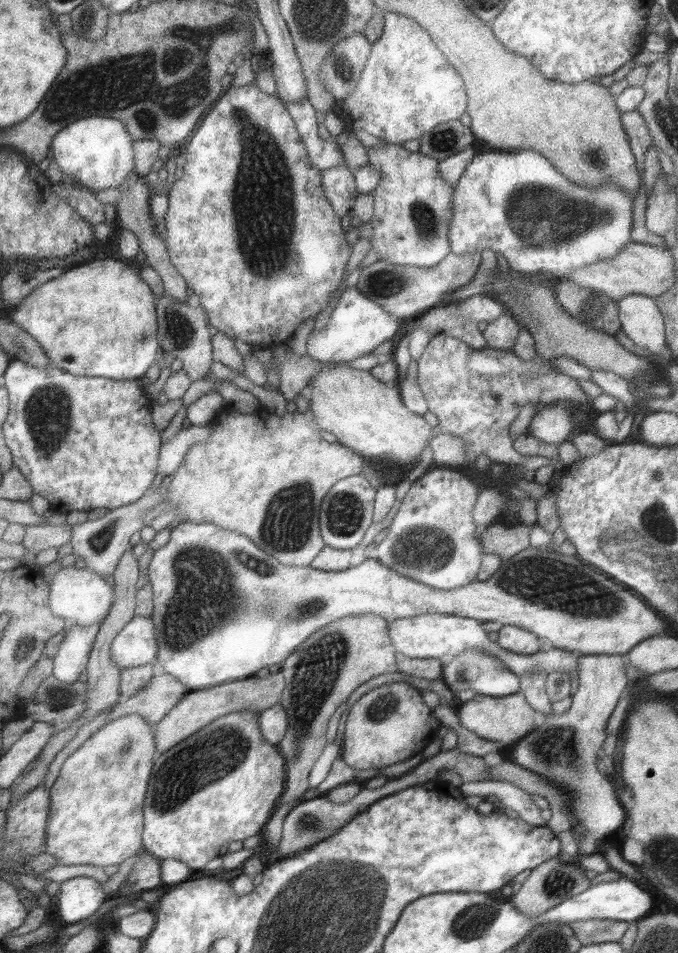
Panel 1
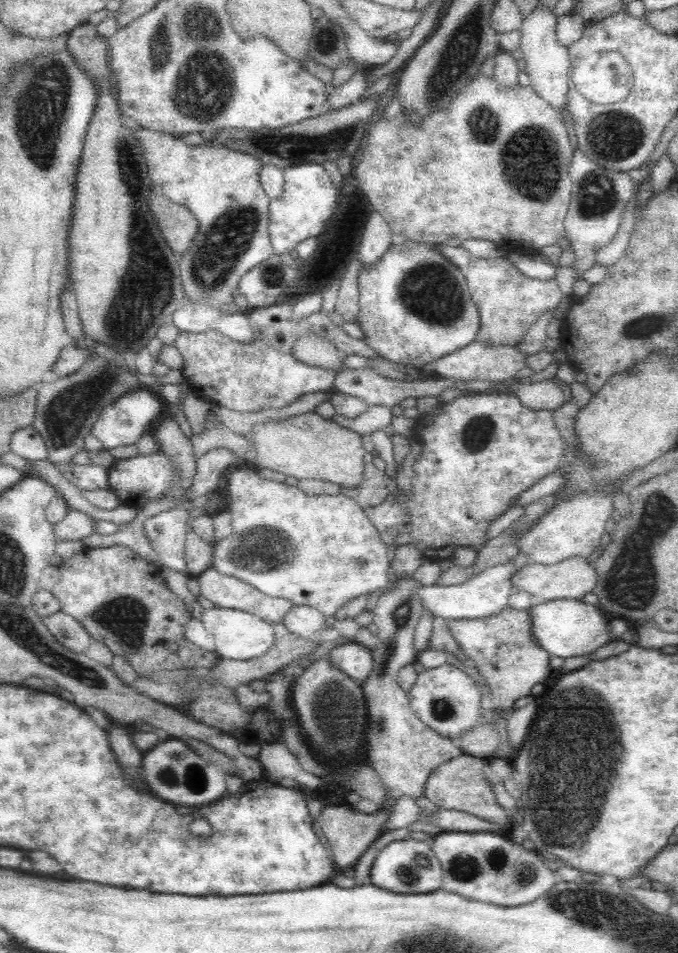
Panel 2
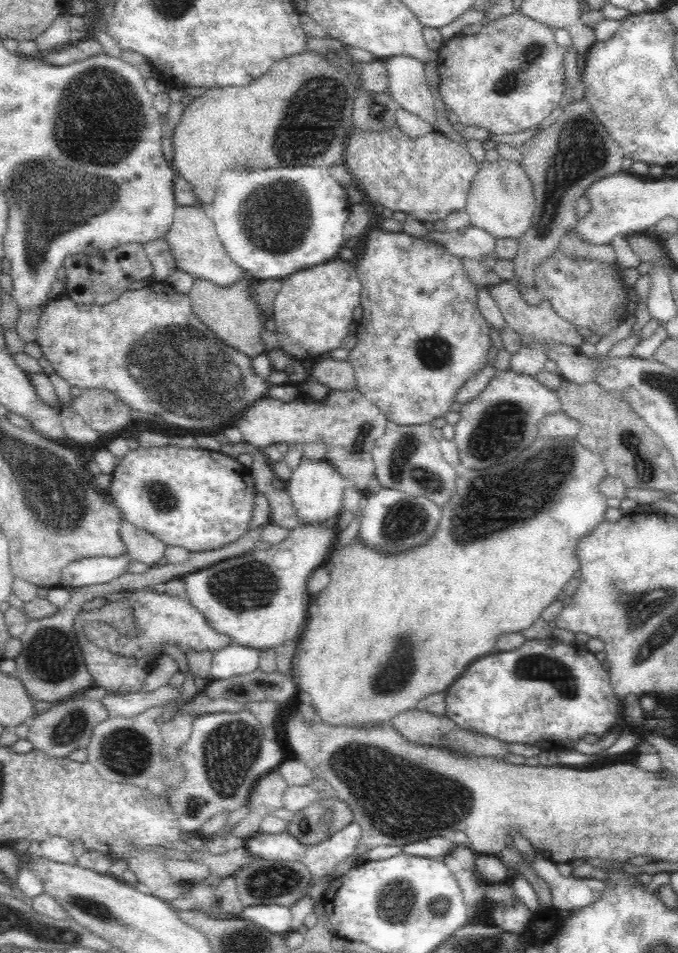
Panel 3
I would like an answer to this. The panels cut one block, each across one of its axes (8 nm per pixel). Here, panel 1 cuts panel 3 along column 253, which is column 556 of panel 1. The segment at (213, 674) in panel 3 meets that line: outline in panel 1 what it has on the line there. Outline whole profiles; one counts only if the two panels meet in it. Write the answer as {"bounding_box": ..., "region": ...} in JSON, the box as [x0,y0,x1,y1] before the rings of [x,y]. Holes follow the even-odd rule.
{"bounding_box":[387,614,578,677],"region":[[[429,614],[414,616],[412,618],[399,618],[387,623],[390,640],[394,644],[396,652],[409,656],[410,658],[436,658],[446,660],[456,654],[460,654],[466,648],[474,648],[486,654],[496,656],[519,677],[524,674],[548,674],[550,672],[564,672],[570,674],[578,673],[578,654],[568,652],[564,649],[552,647],[548,651],[542,651],[530,655],[514,654],[512,651],[500,647],[496,641],[488,639],[488,633],[482,628],[482,622],[475,618],[464,618],[450,614]]]}

